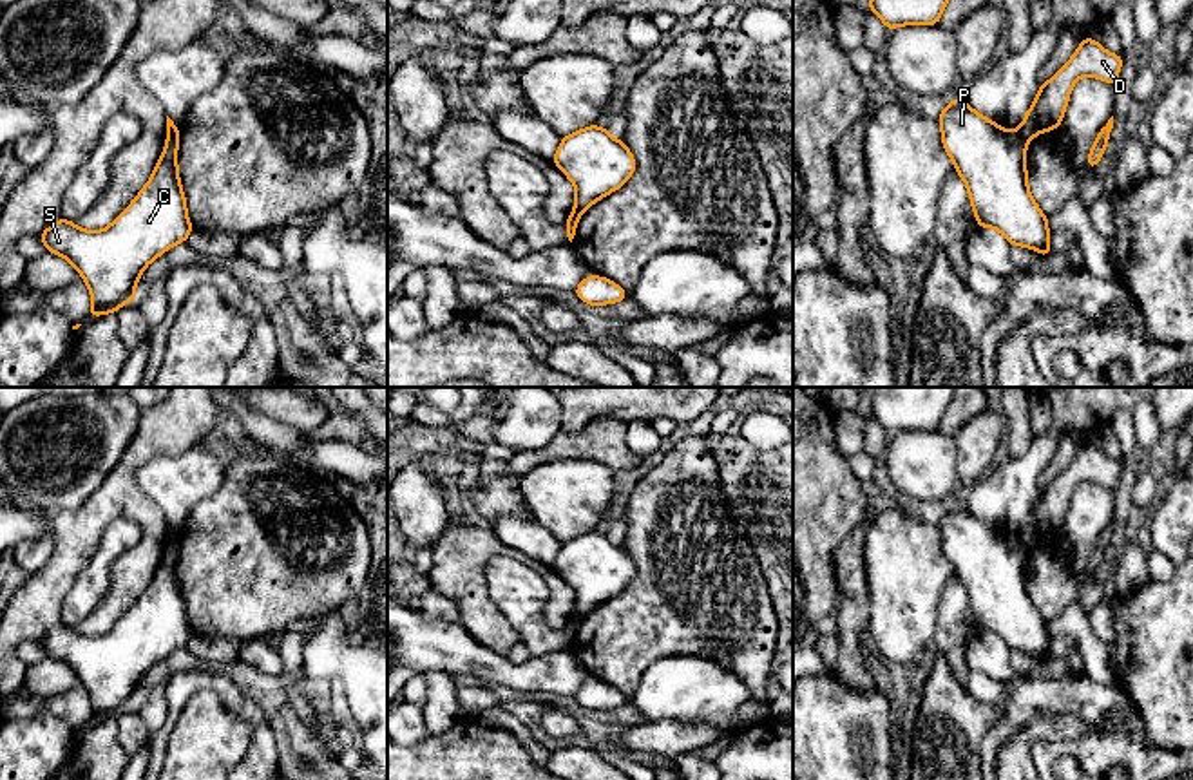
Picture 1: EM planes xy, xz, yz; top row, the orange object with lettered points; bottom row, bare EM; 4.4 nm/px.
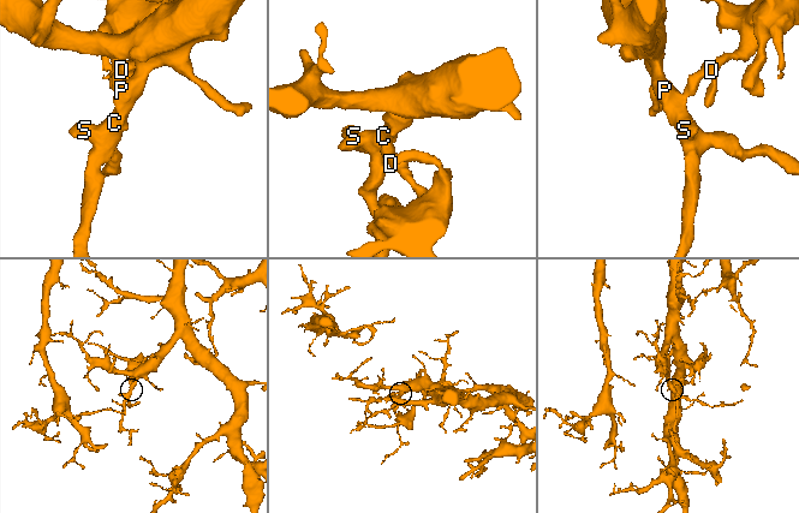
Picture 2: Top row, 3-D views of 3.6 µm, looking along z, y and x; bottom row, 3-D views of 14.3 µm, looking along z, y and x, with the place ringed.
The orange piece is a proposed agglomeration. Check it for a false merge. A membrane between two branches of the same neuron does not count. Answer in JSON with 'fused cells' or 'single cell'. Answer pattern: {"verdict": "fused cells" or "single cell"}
{"verdict": "fused cells"}

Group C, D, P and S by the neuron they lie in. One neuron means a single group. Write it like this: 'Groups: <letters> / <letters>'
Groups: C P S / D

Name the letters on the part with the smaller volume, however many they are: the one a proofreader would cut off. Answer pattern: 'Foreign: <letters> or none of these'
Foreign: D

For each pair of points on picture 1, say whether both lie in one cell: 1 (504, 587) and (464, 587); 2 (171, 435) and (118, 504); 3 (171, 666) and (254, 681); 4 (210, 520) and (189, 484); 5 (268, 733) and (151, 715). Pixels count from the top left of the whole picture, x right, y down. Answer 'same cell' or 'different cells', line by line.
1: different cells
2: same cell
3: same cell
4: different cells
5: different cells

